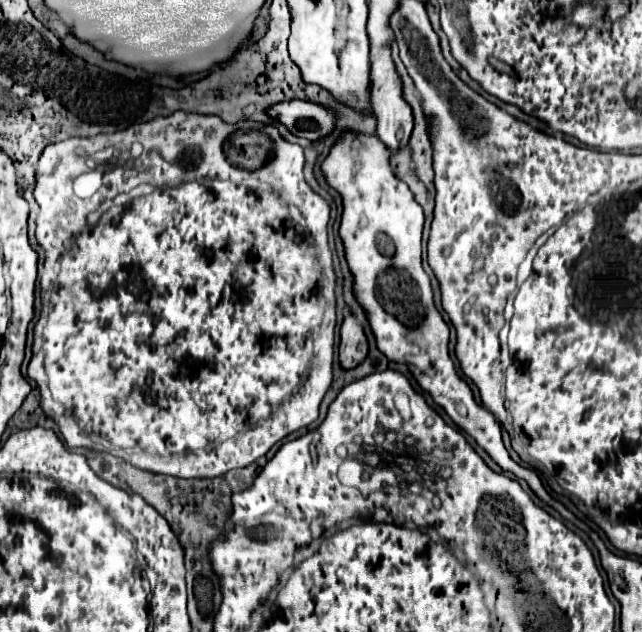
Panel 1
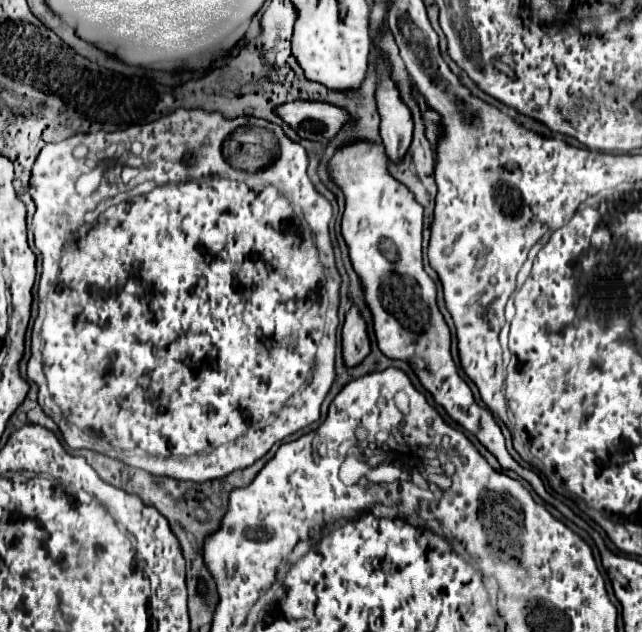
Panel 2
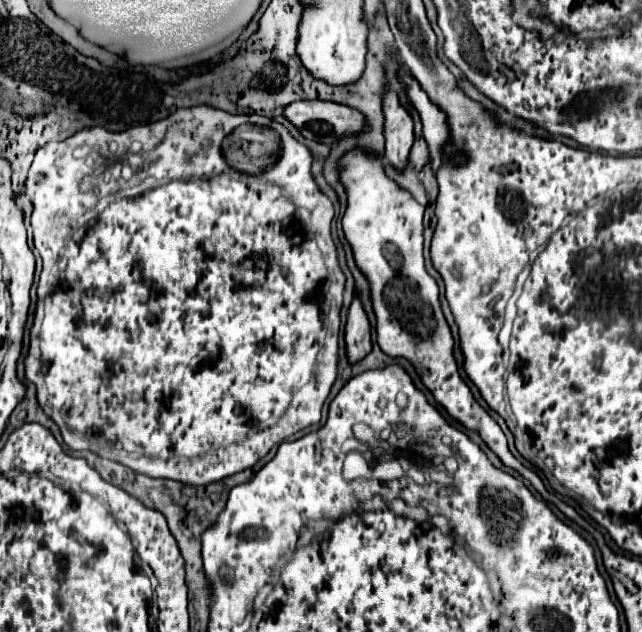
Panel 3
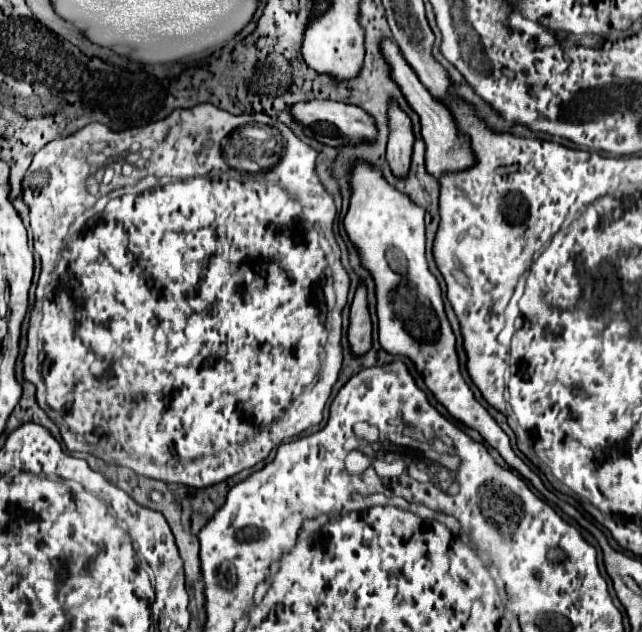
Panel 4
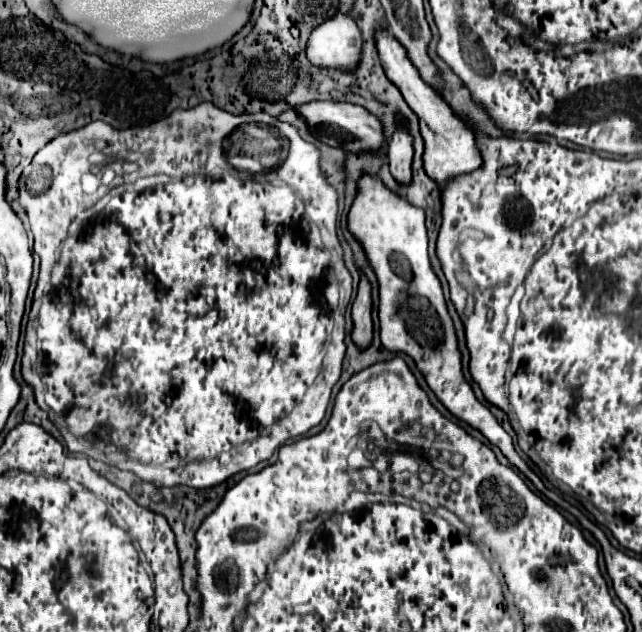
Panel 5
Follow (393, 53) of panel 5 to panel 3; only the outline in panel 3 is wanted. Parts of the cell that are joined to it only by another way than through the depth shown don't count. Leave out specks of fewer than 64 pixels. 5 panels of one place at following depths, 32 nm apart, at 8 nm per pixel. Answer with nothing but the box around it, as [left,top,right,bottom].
[400,68,450,168]

